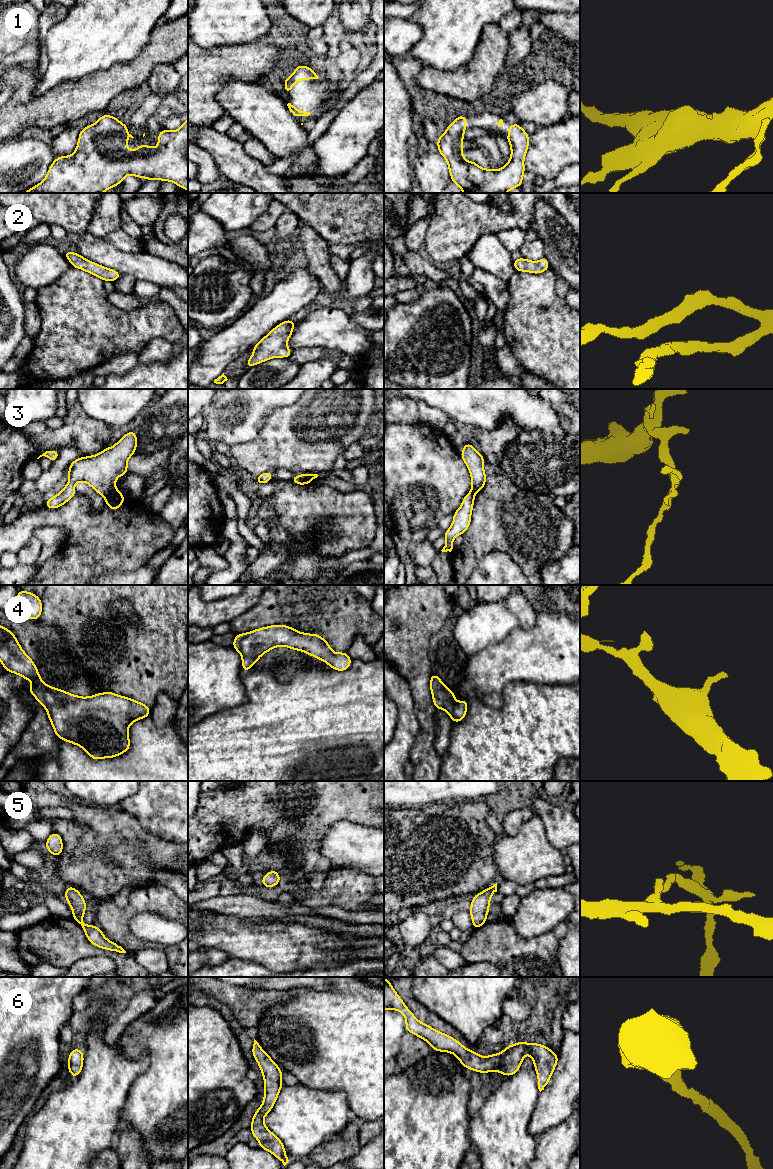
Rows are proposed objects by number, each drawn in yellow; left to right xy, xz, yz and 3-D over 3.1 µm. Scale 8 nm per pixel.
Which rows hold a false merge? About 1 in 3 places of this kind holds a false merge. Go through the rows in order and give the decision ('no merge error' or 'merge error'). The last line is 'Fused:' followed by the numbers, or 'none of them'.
1: no merge error
2: no merge error
3: merge error
4: no merge error
5: no merge error
6: no merge error
Fused: 3

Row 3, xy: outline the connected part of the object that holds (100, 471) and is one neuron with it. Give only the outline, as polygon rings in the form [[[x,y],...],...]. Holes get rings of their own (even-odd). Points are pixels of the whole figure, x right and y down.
[[[133,430],[126,433],[113,447],[107,447],[96,455],[80,457],[74,460],[68,469],[69,481],[65,488],[59,494],[46,500],[44,505],[50,509],[56,509],[64,505],[77,494],[74,486],[80,481],[89,484],[97,493],[105,498],[111,493],[118,491],[115,486],[115,481],[119,476],[126,475],[129,472],[127,462],[131,455],[136,452],[136,447],[137,436],[135,430]]]

